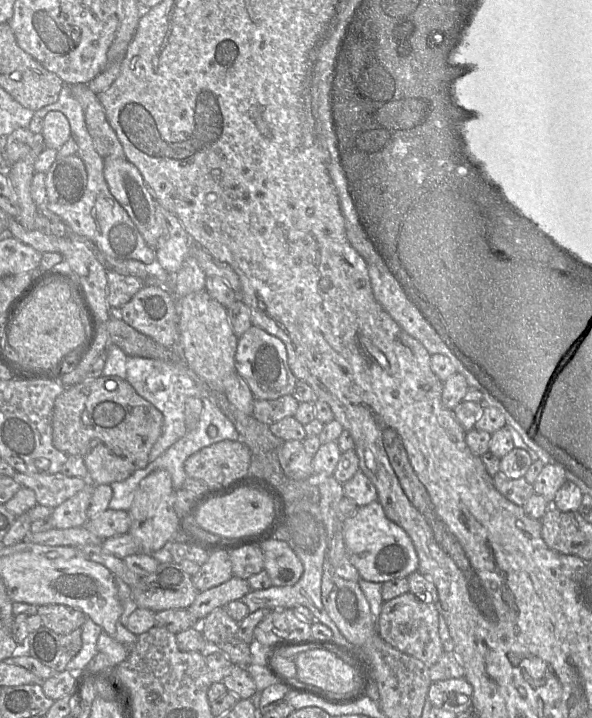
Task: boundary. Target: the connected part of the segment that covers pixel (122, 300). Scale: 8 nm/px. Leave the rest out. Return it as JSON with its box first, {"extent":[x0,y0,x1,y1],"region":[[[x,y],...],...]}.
{"extent":[107,271,145,310],"region":[[[107,271],[107,302],[110,309],[120,310],[145,284],[145,280],[136,276]]]}

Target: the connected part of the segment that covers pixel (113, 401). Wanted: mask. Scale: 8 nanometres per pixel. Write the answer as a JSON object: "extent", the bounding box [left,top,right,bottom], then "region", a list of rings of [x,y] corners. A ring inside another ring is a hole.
{"extent":[52,376,163,485],"region":[[[100,376],[87,379],[71,387],[66,387],[54,402],[52,415],[53,446],[65,453],[80,457],[88,470],[88,476],[94,485],[121,482],[135,471],[144,469],[149,464],[151,448],[162,433],[163,415],[149,401],[142,398],[126,379],[118,376]],[[114,381],[117,388],[106,389],[106,382]]]}

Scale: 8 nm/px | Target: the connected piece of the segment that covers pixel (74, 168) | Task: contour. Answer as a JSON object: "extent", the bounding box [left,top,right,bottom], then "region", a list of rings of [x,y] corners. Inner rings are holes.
{"extent":[46,154,87,204],"region":[[[78,154],[57,157],[46,172],[47,200],[59,204],[77,202],[87,185],[87,171]]]}

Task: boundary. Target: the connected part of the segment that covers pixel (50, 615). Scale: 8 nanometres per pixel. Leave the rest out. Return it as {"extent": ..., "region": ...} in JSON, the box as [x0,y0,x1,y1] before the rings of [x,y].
{"extent":[36,604,87,634],"region":[[[49,604],[39,606],[36,613],[43,621],[43,626],[51,629],[57,634],[69,634],[86,621],[87,616],[73,607],[63,604]]]}

